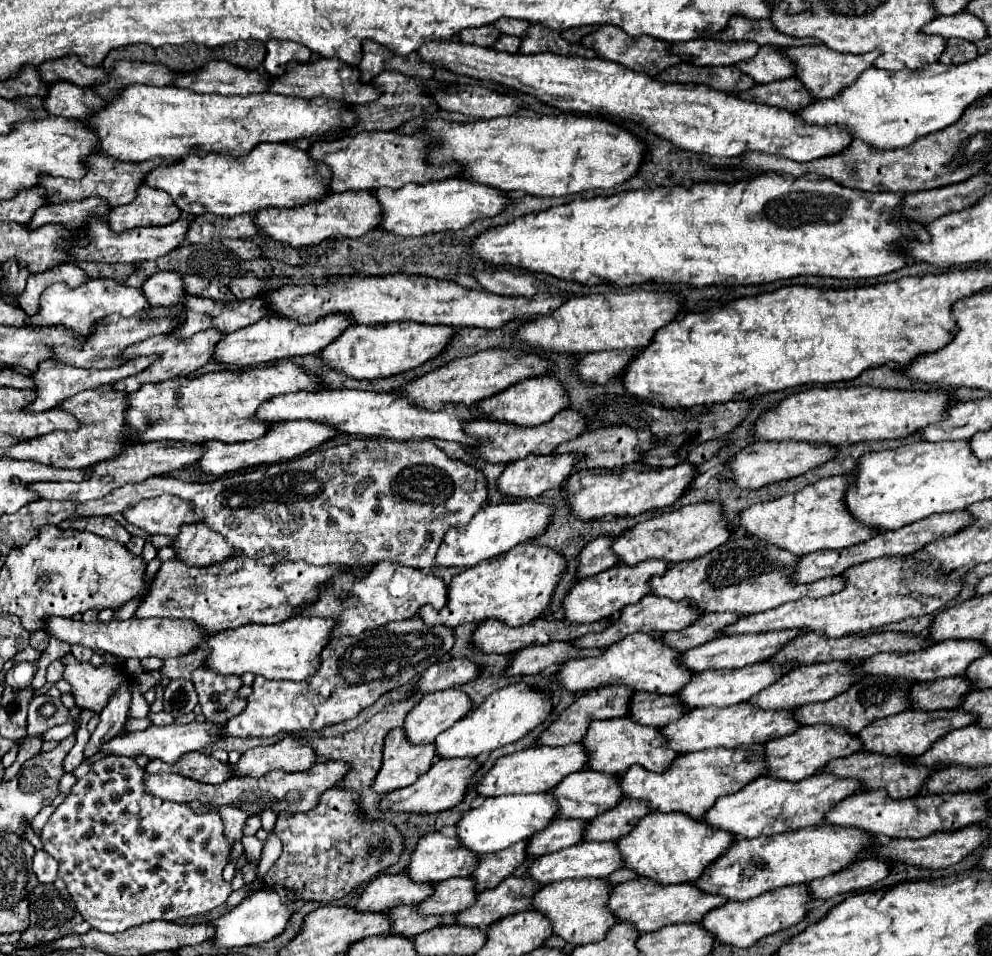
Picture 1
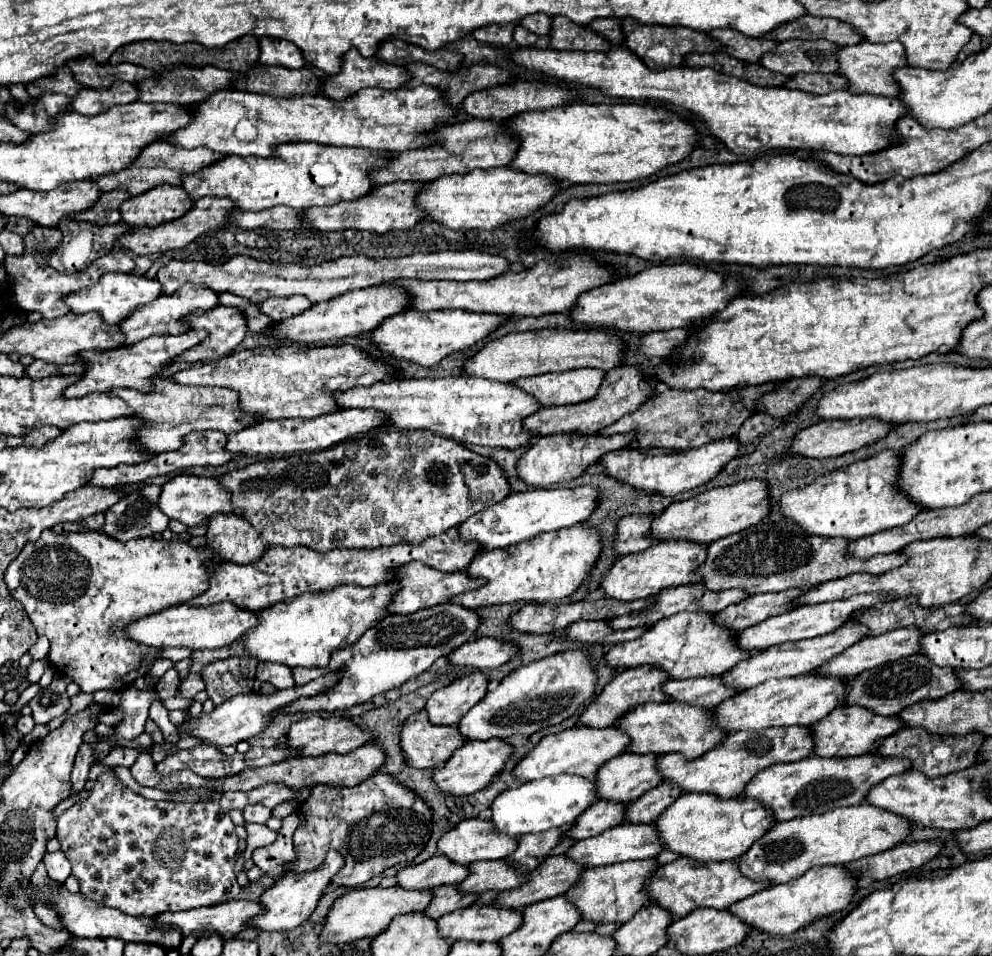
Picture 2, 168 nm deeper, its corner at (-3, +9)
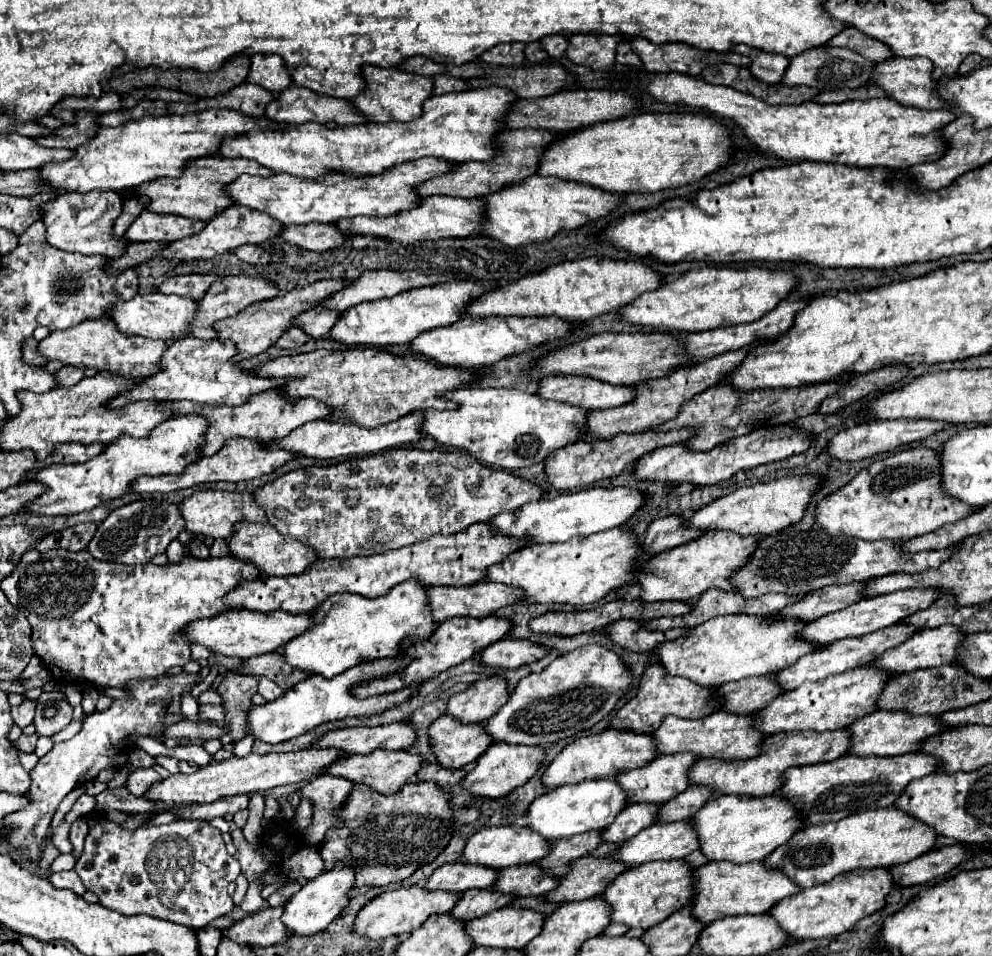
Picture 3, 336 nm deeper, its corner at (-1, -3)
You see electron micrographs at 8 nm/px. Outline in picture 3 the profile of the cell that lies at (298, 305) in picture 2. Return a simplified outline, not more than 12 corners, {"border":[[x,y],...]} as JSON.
{"border":[[309,309],[293,317],[293,325],[321,339],[339,313]]}

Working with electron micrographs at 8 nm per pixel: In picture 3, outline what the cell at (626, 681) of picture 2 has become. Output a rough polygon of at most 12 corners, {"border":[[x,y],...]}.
{"border":[[657,665],[611,719],[617,731],[651,733],[667,715],[695,719],[717,705],[713,689],[667,677]]}

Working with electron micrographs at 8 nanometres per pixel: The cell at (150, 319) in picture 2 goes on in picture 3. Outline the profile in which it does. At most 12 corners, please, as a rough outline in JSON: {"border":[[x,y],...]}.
{"border":[[247,277],[215,281],[197,303],[189,337],[215,339],[215,321],[279,289]]}

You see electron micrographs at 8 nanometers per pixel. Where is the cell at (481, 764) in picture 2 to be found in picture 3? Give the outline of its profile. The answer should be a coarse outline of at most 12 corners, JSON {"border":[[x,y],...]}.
{"border":[[493,743],[461,779],[475,797],[525,785],[545,751]]}

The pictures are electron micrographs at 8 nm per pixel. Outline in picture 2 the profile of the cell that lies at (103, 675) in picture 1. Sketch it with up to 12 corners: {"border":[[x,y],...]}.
{"border":[[43,531],[5,583],[49,663],[127,689],[127,625],[209,589],[213,549]]}

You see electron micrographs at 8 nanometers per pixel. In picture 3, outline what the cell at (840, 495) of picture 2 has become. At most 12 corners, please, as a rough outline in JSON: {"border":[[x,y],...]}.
{"border":[[937,453],[871,463],[819,501],[833,537],[907,541],[973,513]]}

